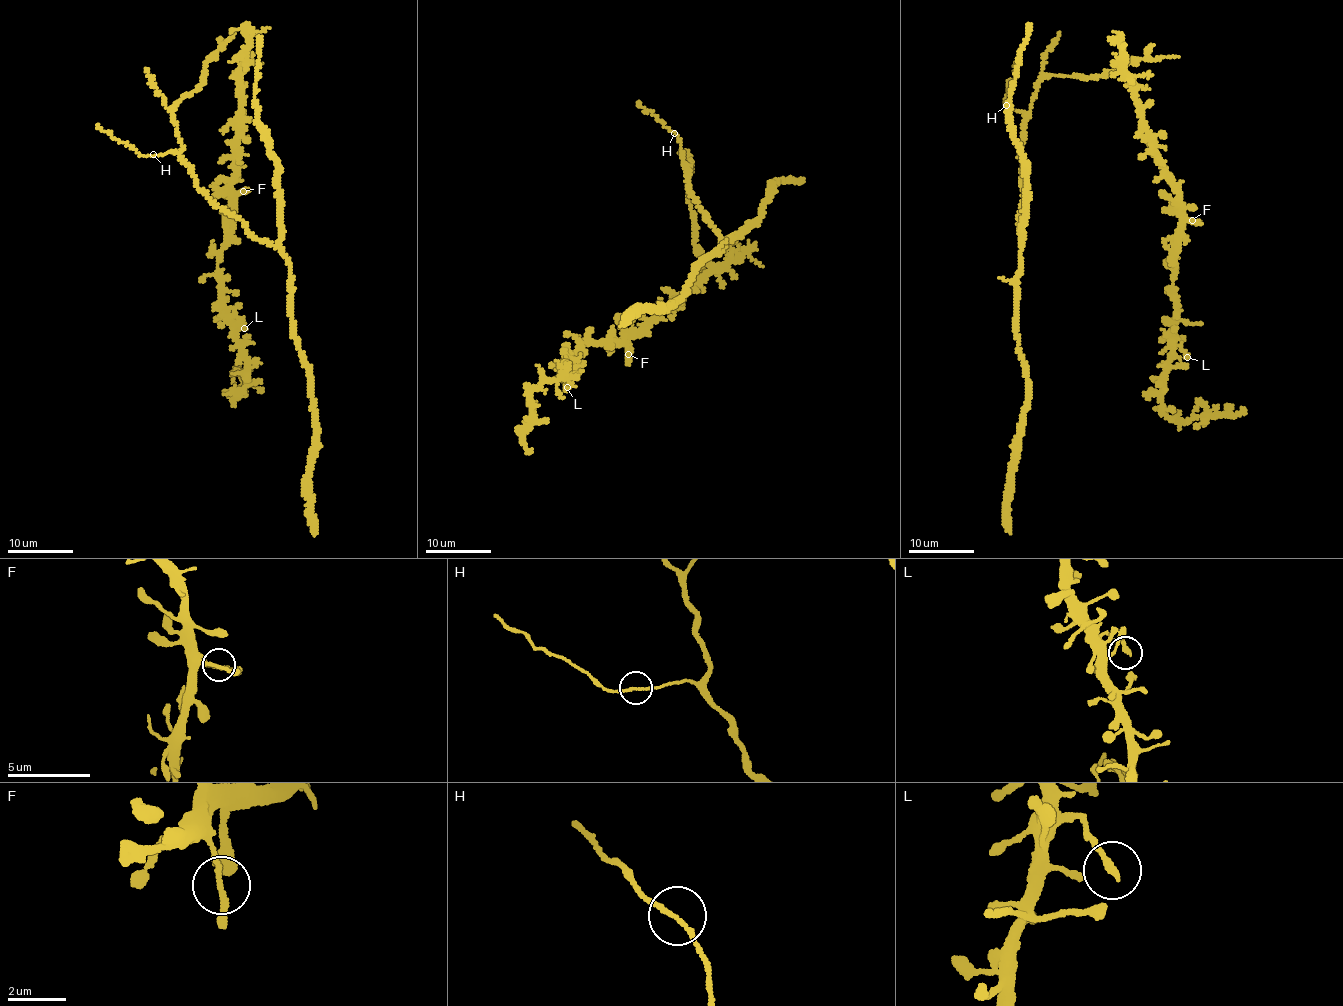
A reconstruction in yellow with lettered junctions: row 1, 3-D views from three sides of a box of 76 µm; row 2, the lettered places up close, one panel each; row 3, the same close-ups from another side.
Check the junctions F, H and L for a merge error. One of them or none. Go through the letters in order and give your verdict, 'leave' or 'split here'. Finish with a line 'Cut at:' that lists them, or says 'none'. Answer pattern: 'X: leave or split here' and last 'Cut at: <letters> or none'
F: leave
H: leave
L: leave
Cut at: none

